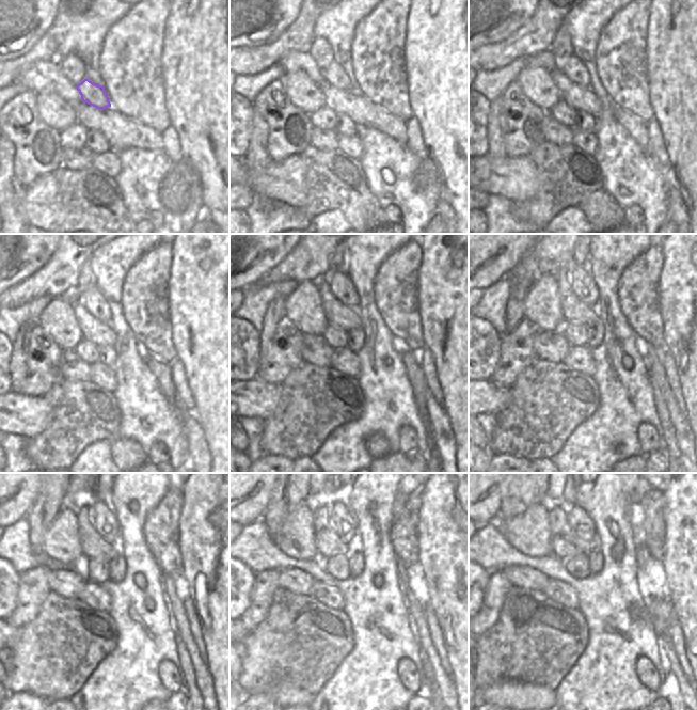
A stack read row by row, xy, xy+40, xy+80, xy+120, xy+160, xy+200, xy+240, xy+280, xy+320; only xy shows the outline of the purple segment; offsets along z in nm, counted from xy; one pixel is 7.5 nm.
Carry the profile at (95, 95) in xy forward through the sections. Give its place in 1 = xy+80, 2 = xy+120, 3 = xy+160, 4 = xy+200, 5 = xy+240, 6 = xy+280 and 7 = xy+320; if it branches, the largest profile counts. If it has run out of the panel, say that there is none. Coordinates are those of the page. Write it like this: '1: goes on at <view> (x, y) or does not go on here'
1: goes on at xy+80 (572, 67)
2: goes on at xy+120 (93, 301)
3: goes on at xy+160 (342, 287)
4: goes on at xy+200 (582, 283)
5: goes on at xy+240 (106, 524)
6: goes on at xy+280 (343, 521)
7: goes on at xy+320 (583, 527)

